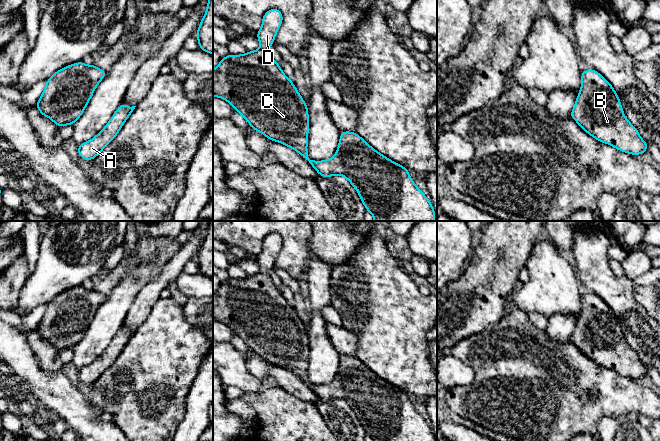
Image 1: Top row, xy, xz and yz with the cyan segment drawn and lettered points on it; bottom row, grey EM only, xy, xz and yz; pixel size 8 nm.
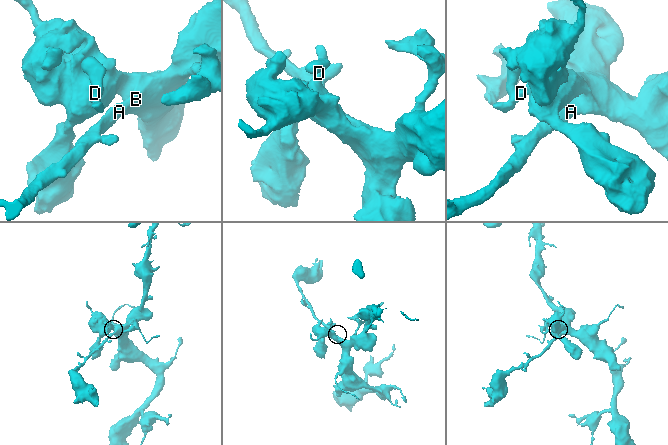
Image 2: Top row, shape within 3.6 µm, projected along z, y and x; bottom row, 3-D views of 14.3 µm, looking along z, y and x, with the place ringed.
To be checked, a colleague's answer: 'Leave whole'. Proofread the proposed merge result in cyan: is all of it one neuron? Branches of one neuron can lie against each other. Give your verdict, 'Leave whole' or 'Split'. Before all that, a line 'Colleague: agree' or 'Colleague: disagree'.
Colleague: agree
Leave whole

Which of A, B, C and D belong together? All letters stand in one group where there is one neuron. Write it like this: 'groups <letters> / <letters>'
groups A B C D

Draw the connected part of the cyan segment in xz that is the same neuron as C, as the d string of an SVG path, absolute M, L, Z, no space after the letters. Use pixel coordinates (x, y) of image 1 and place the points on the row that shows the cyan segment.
M279 9L268 10L263 16L261 29L257 31L257 38L261 48L243 55L229 54L221 59L218 66L213 70L213 96L229 102L255 131L262 133L271 141L277 141L296 150L303 158L309 161L321 177L344 176L356 189L366 210L373 215L374 221L435 221L435 211L431 201L415 185L407 168L383 156L355 132L341 131L338 149L331 159L325 161L309 159L307 152L308 106L293 82L287 78L280 65L274 61L268 51L268 48L274 43L274 38L282 24L282 20L283 15Z

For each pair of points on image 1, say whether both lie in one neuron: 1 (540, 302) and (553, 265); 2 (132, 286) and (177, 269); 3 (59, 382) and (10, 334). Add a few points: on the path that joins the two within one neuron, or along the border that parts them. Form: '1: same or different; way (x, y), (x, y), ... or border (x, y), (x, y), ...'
1: same; way (546, 293), (550, 289), (550, 274)
2: different; border (158, 273), (138, 293)
3: same; way (43, 381), (12, 350)

